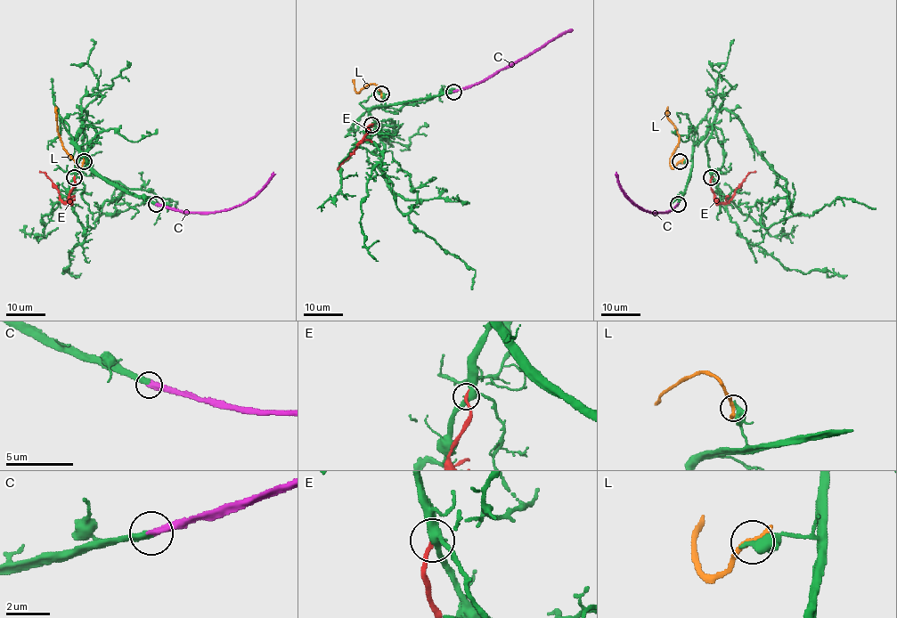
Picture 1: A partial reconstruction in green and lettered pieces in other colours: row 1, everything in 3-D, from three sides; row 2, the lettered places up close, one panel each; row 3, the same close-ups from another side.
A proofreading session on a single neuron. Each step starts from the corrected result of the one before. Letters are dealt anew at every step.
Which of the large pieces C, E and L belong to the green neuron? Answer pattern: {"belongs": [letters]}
{"belongs": ["C"]}

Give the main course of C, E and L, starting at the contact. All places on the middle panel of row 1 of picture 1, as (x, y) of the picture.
C: (453, 91), (484, 81), (558, 35), (571, 29)
E: (371, 126), (337, 169)
L: (381, 94), (373, 84), (357, 93), (354, 81)

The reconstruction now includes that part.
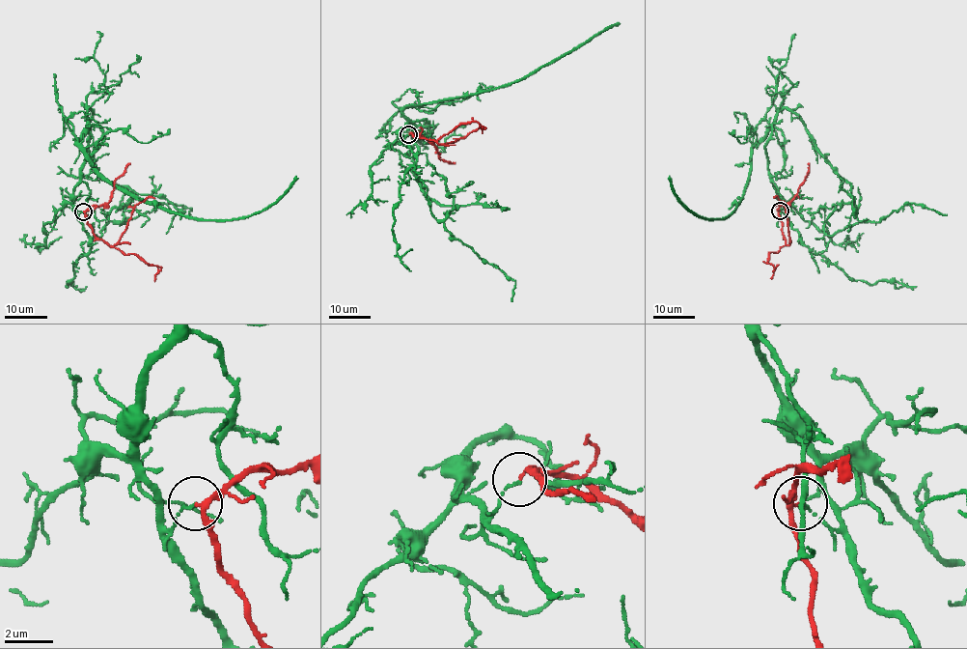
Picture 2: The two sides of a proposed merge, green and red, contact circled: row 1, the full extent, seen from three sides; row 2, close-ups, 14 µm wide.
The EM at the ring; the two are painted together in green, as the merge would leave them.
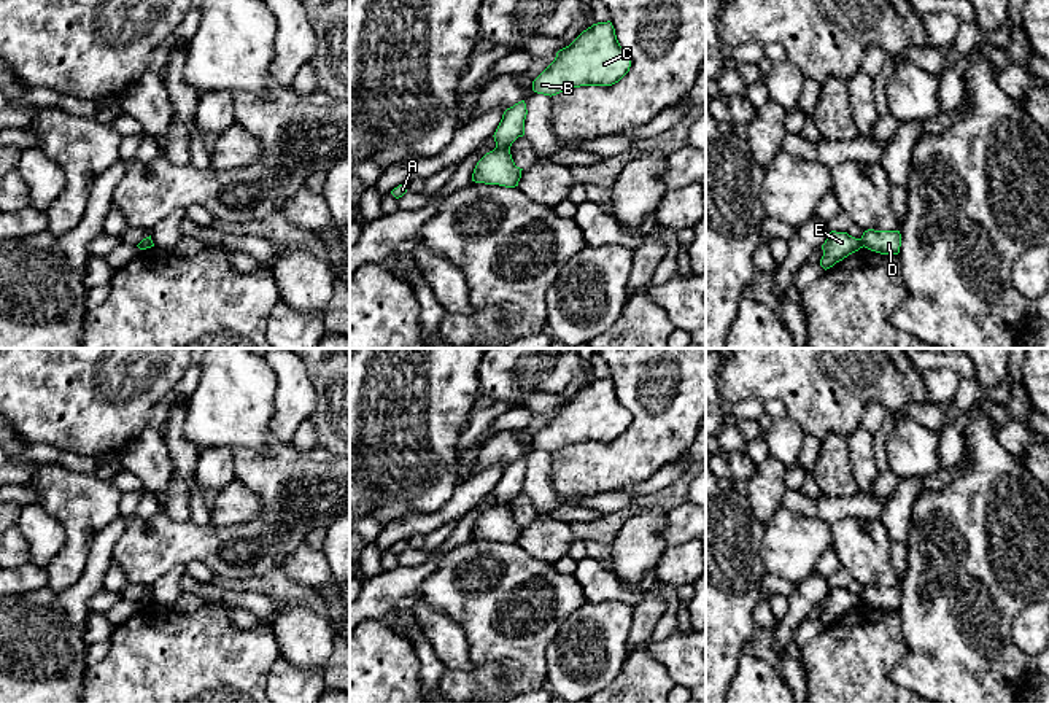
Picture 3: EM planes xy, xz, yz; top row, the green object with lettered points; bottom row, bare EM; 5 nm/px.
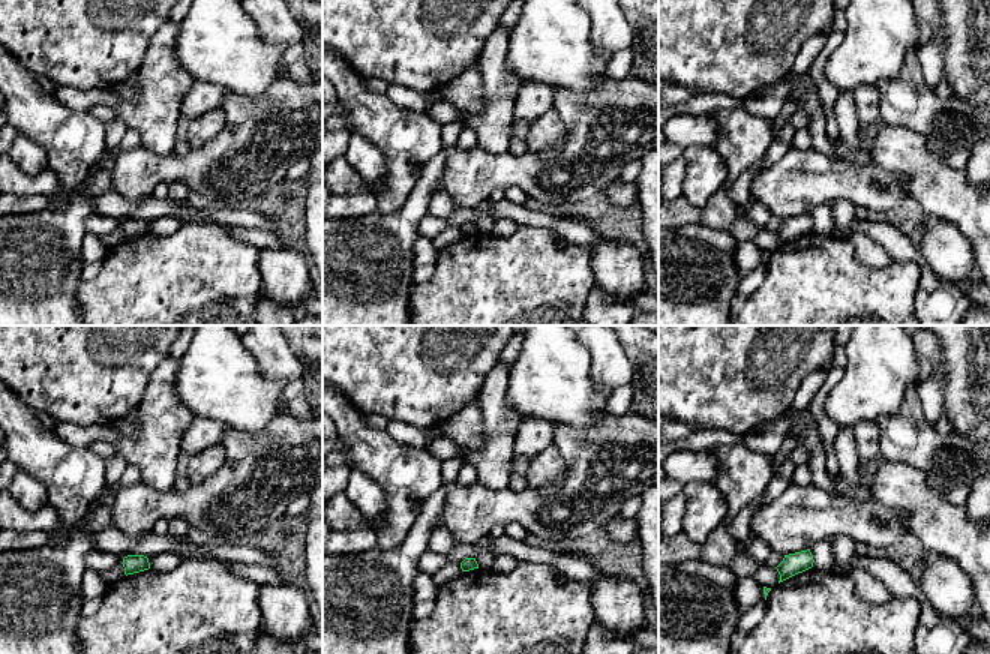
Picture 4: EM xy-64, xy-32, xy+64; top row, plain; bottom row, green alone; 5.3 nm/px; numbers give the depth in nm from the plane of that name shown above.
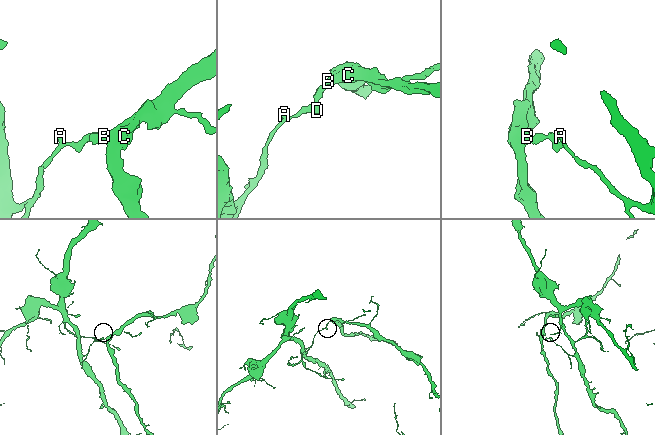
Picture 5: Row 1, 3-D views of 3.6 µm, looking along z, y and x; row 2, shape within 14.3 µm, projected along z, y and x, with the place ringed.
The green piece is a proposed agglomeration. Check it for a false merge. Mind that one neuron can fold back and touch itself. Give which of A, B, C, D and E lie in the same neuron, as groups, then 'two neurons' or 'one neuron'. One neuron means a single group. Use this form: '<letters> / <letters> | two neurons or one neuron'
A D / B C E | two neurons

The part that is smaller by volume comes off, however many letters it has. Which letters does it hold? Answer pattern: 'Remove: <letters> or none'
Remove: B, C, E

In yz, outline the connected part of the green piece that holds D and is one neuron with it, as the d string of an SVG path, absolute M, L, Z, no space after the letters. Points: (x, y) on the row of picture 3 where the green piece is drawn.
M868 229L861 235L865 248L881 254L898 254L901 247L900 231L874 231Z

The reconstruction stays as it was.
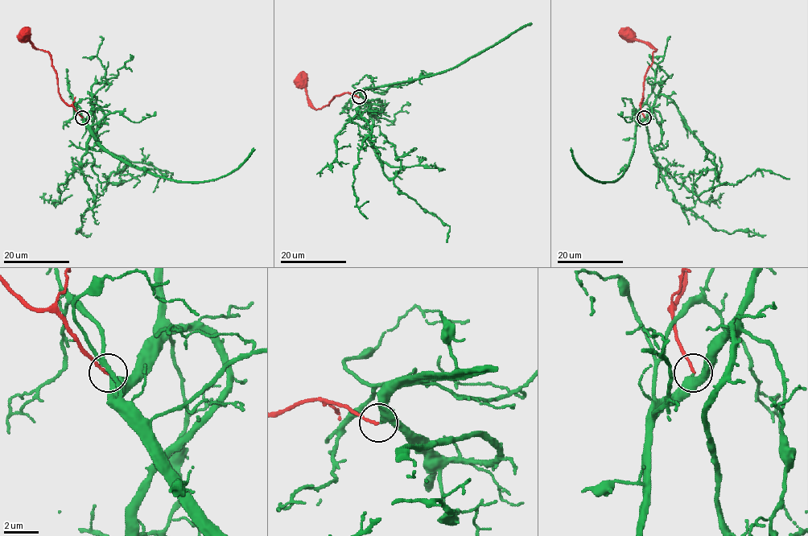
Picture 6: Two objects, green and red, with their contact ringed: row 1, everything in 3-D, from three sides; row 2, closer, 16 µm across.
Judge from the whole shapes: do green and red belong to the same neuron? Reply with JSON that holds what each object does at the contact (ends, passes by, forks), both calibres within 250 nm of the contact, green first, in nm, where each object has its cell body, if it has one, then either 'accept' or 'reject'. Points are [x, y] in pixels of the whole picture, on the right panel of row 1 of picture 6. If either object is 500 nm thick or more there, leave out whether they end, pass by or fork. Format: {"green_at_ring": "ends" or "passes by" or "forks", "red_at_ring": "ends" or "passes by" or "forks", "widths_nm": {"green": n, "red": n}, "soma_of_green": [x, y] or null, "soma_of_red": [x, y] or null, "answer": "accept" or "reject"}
{"green_at_ring": "ends", "red_at_ring": "ends", "widths_nm": {"green": 460, "red": 140}, "soma_of_green": null, "soma_of_red": [628, 35], "answer": "accept"}

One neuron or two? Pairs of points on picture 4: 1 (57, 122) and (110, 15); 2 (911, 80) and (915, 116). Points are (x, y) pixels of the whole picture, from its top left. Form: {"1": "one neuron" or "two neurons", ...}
{"1": "two neurons", "2": "one neuron"}

